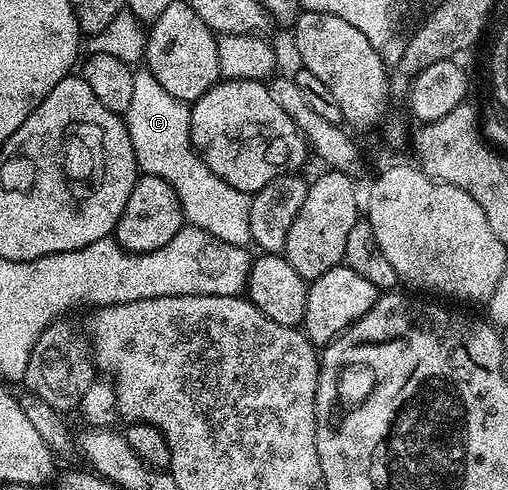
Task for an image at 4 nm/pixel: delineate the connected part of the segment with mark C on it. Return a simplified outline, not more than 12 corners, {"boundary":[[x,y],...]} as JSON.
{"boundary":[[147,68],[125,113],[138,169],[176,190],[186,221],[251,241],[250,195],[214,174],[190,107]]}

